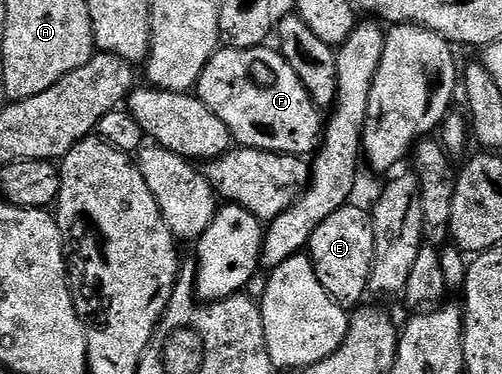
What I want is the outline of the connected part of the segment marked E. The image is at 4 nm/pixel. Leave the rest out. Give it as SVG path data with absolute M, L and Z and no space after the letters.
M348 204L333 212L333 216L329 216L329 220L325 220L317 232L313 232L309 247L309 257L315 266L317 280L321 280L331 299L344 308L358 307L366 299L363 297L368 297L375 255L373 220L366 209L355 205Z

